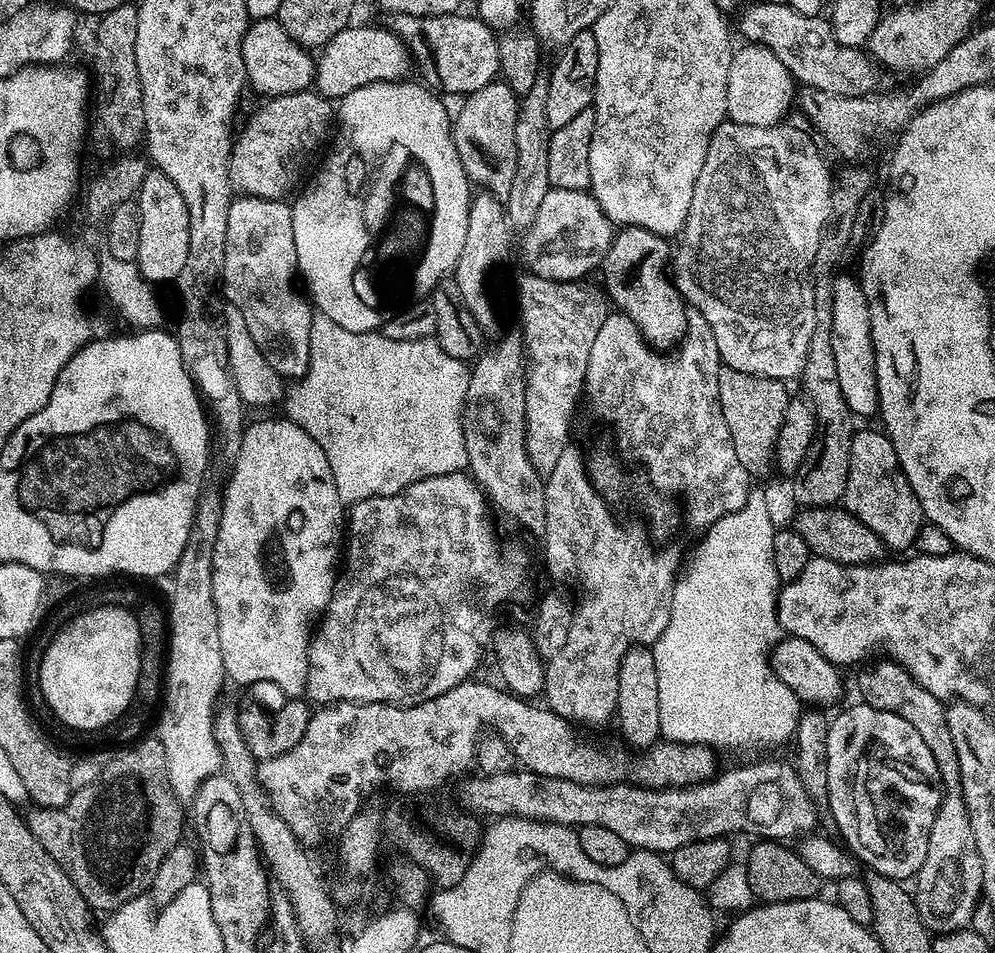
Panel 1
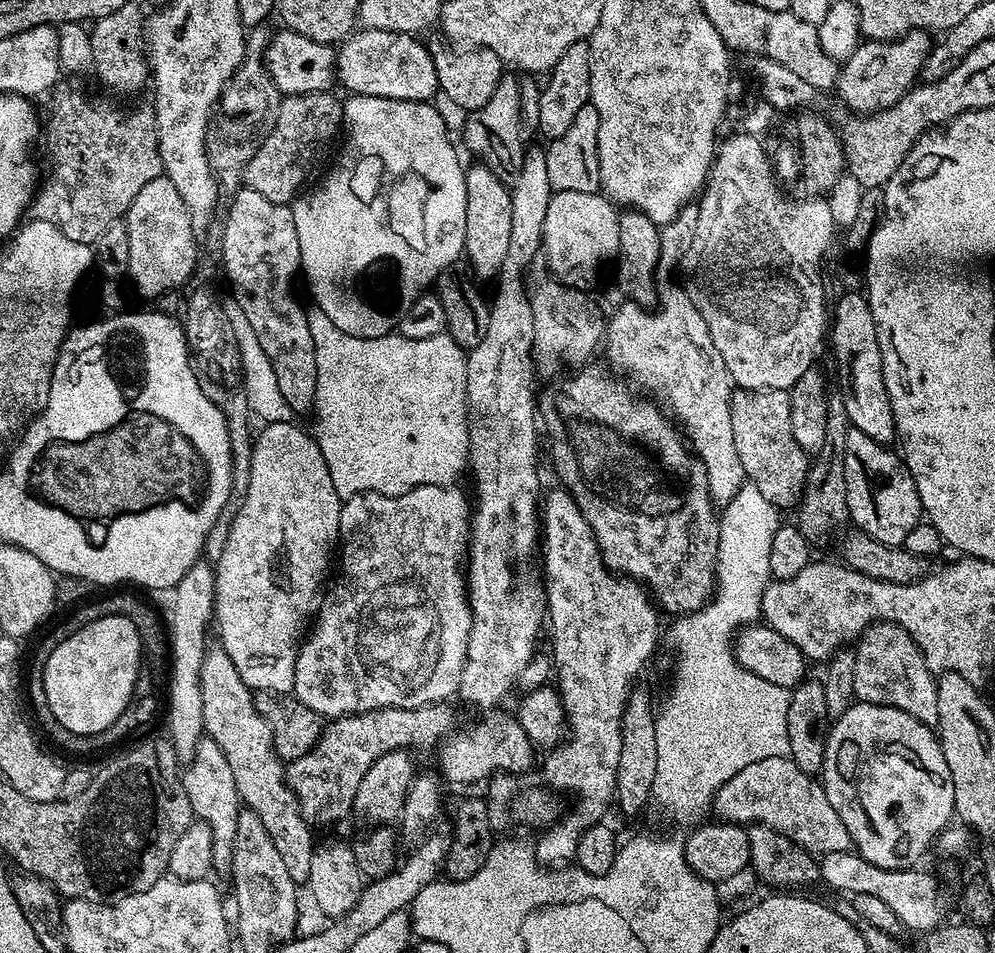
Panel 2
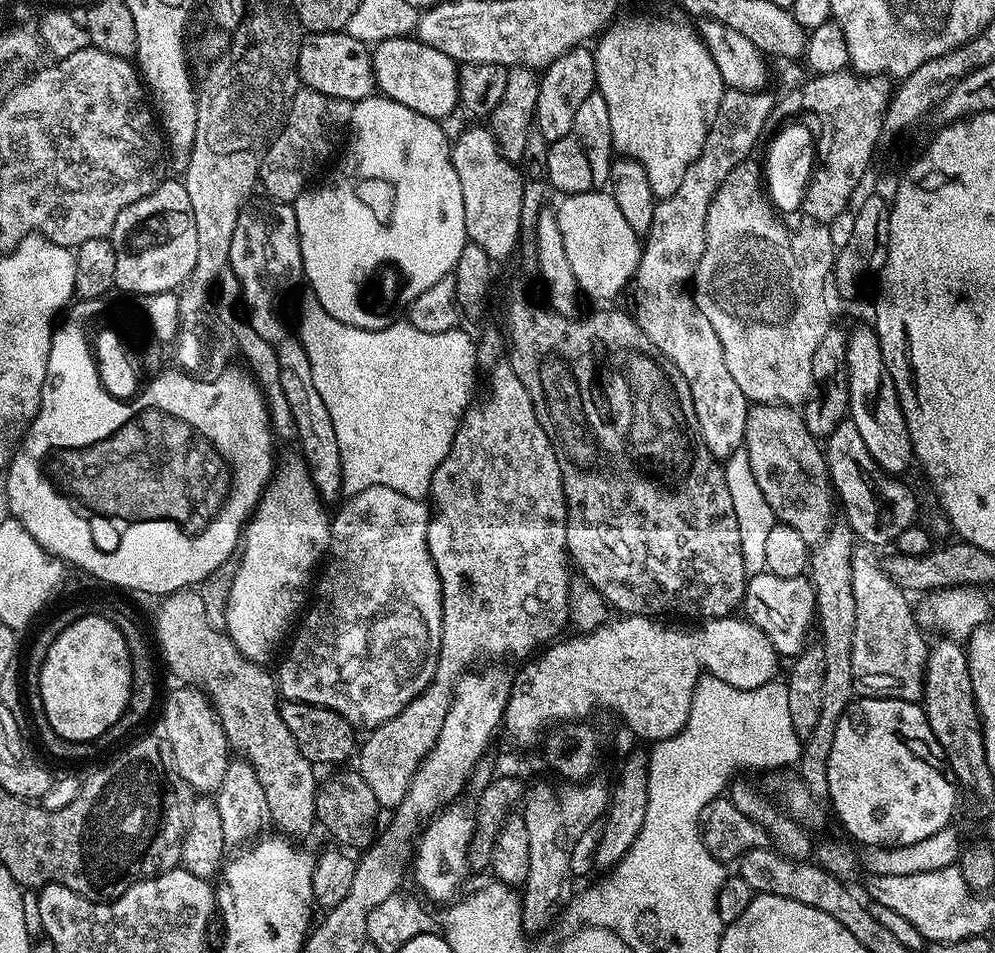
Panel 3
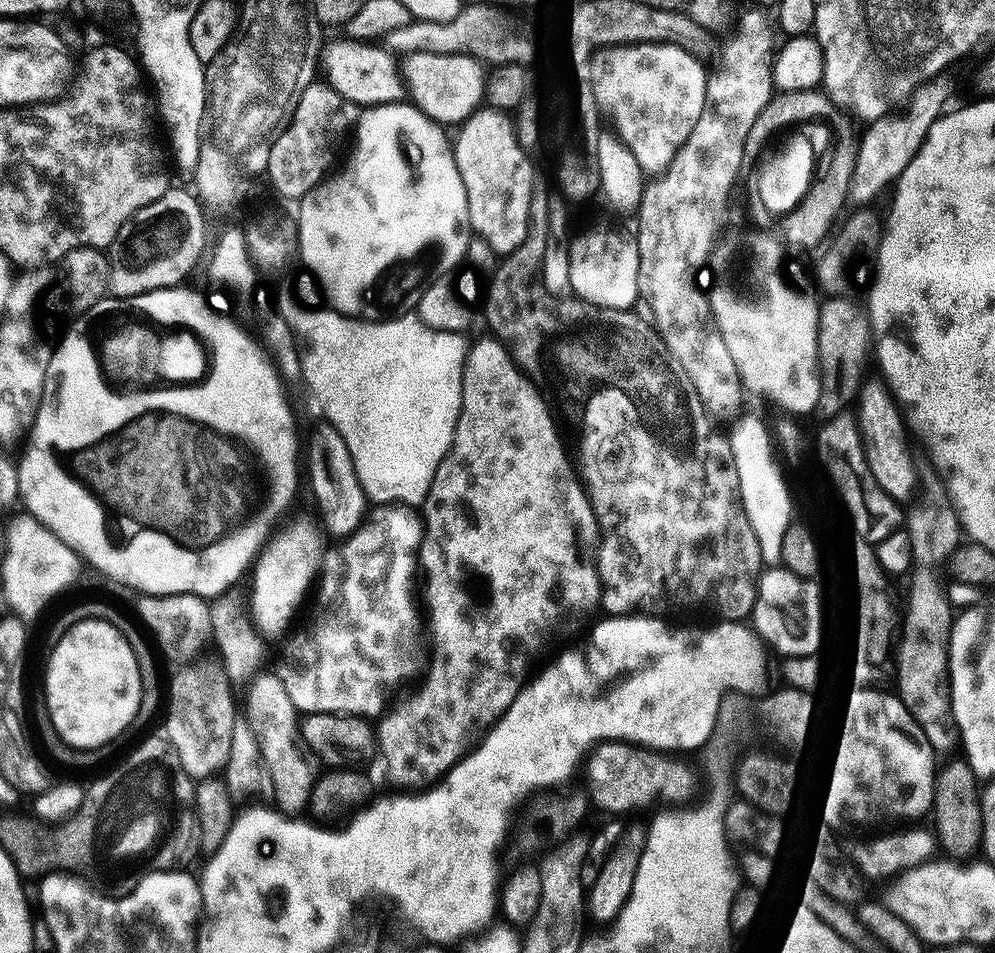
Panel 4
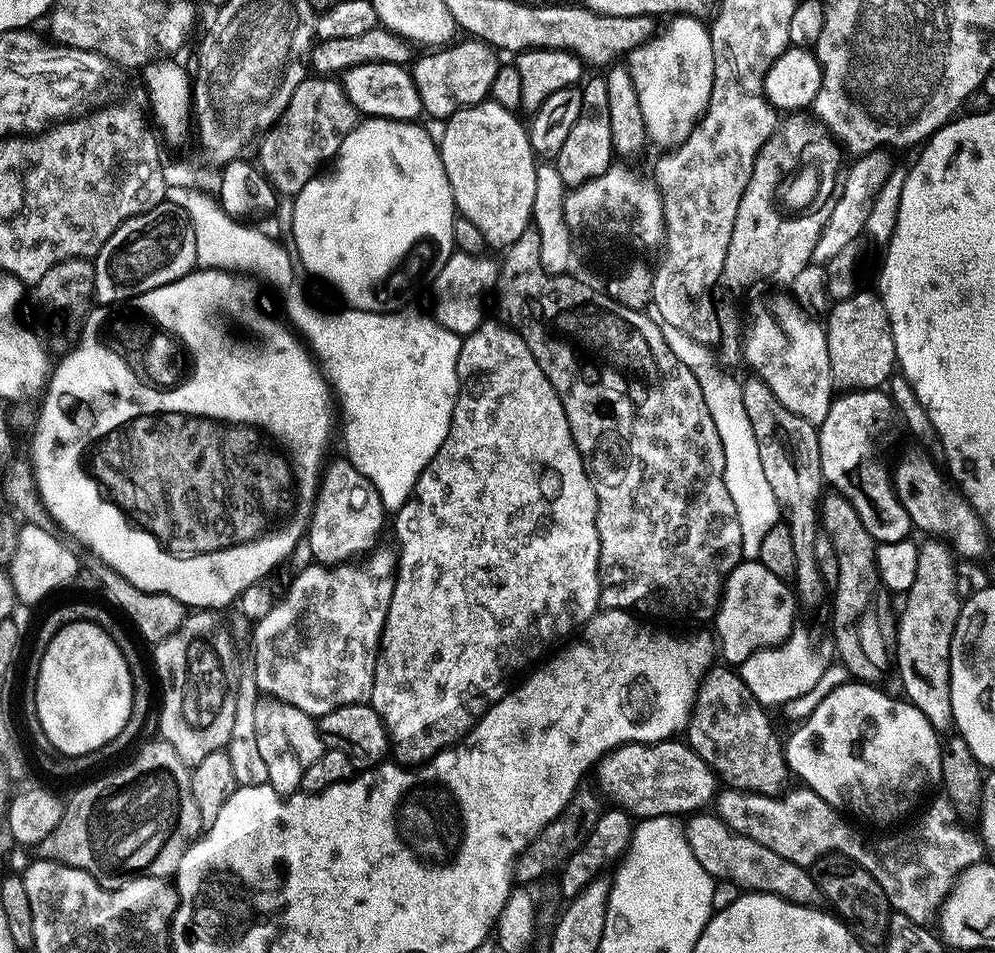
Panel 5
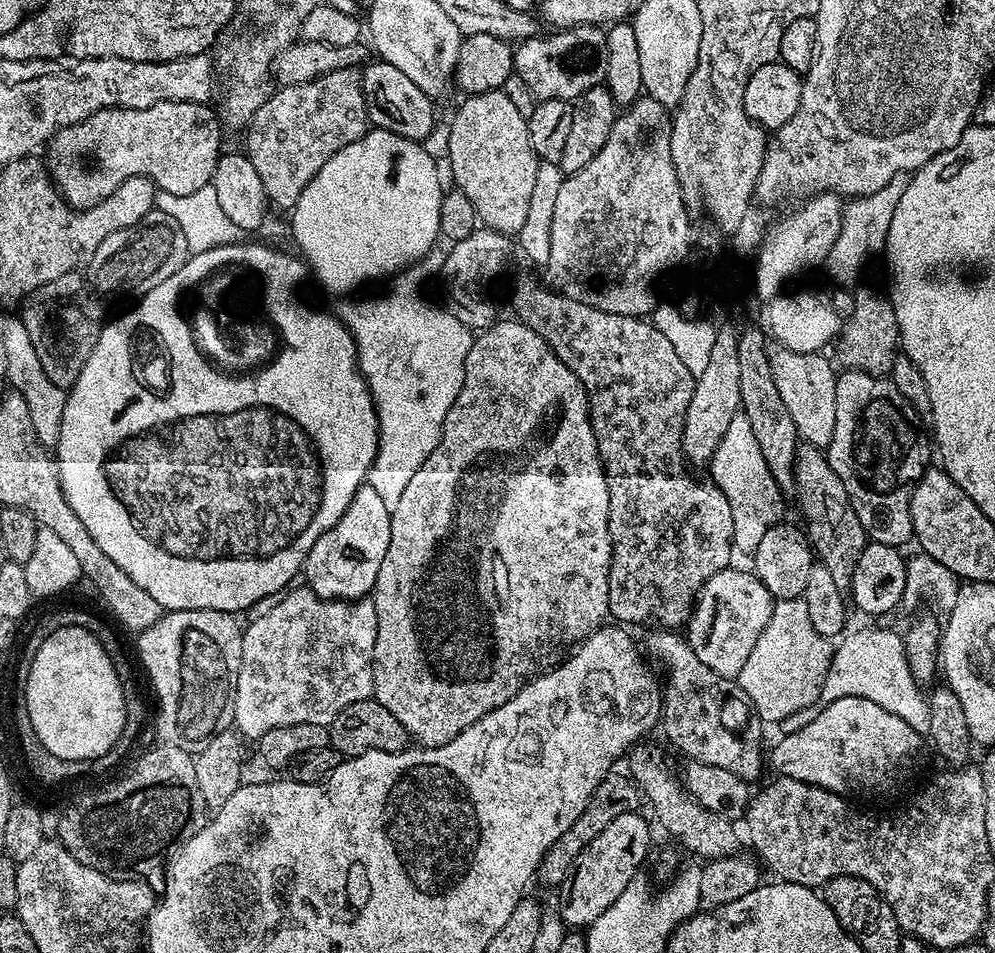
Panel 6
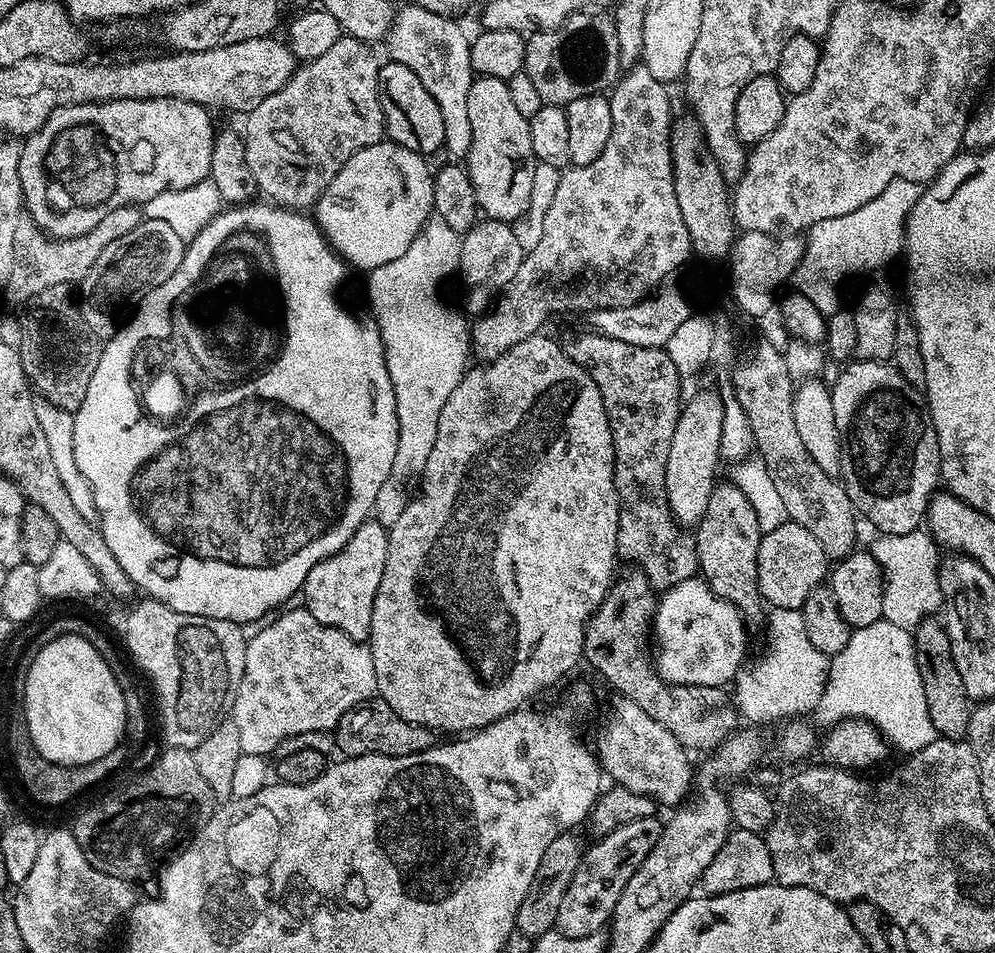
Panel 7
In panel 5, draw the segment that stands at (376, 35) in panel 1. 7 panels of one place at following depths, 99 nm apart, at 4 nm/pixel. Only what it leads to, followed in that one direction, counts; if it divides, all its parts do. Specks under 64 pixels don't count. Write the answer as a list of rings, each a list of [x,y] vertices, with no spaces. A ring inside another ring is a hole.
[[[464,38],[461,44],[449,43],[411,65],[412,80],[420,95],[420,107],[425,113],[439,118],[453,116],[459,108],[468,108],[489,99],[492,83],[502,63],[497,49],[485,40]],[[497,56],[497,57],[496,57]],[[417,63],[417,64],[416,64]],[[416,64],[416,65],[415,65]]]

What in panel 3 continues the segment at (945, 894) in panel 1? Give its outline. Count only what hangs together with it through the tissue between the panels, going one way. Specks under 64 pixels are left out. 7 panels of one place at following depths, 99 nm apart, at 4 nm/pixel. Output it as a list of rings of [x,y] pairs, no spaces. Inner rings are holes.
[[[863,542],[853,550],[853,690],[857,697],[866,700],[905,700],[915,704],[924,699],[930,644],[924,641],[925,633],[914,615],[913,605],[912,608],[908,605],[909,597],[884,572],[876,552],[873,545]]]

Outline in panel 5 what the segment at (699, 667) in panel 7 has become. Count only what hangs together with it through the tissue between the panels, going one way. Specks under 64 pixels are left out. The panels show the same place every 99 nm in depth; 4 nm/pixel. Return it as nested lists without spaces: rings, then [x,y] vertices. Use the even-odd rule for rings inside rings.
[[[745,559],[724,581],[724,590],[720,593],[720,606],[716,609],[714,617],[714,625],[716,624],[714,636],[718,641],[719,651],[721,648],[725,658],[729,660],[725,661],[729,665],[739,666],[746,657],[744,652],[740,653],[740,648],[746,648],[745,650],[773,648],[783,643],[797,625],[797,610],[797,597],[785,581],[778,580],[774,574],[770,574],[770,570],[761,568],[759,559]],[[772,596],[776,596],[776,600],[788,600],[788,604],[772,604]]]

